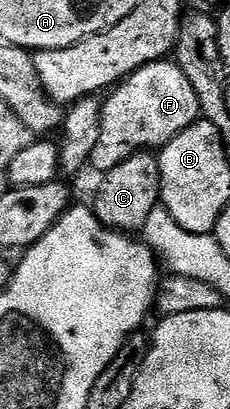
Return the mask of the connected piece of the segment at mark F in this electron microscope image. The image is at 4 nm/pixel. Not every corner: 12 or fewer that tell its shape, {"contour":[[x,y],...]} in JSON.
{"contour":[[173,60],[130,74],[101,108],[98,172],[201,118]]}

